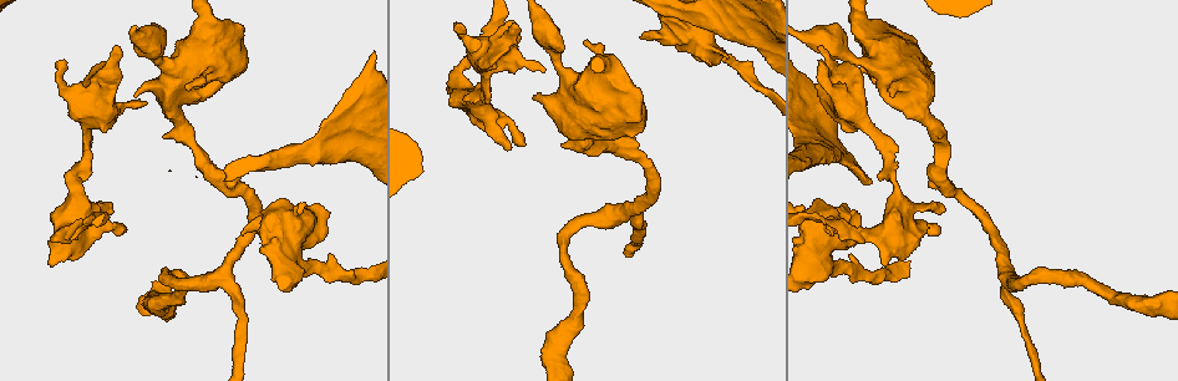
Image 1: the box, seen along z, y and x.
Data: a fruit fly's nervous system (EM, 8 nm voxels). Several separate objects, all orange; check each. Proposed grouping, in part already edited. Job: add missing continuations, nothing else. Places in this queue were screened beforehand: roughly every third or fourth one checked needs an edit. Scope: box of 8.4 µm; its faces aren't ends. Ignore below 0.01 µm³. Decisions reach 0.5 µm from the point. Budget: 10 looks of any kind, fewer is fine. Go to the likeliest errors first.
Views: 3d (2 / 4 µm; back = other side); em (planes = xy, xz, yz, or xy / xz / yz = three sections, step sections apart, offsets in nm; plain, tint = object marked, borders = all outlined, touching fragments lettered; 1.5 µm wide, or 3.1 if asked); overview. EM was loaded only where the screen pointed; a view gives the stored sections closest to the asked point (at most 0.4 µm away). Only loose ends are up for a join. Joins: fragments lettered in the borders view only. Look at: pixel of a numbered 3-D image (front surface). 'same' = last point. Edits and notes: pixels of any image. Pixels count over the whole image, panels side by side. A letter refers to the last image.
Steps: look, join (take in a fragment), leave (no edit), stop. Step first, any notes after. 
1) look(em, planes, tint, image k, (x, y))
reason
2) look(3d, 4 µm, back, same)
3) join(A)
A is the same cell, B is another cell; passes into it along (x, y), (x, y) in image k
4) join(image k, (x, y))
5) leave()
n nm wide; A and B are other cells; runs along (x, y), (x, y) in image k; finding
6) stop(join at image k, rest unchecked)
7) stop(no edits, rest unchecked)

look(em, planes, borders, image 1, (542, 71))
free end

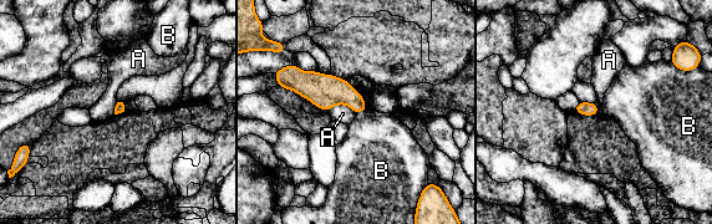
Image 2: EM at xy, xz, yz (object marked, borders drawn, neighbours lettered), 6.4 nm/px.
leave()
A touches over 190 nm; A and B are other cells; none of them fits

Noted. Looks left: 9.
look(em, yz, step 4, tint, image 1, (243, 27))

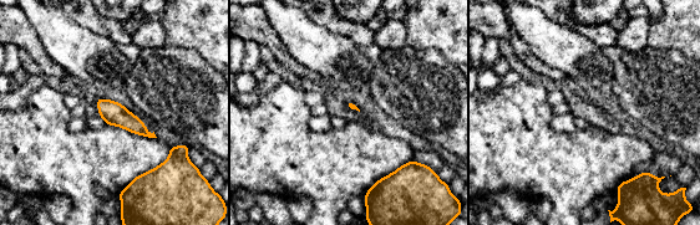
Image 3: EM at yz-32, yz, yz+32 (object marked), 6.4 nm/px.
look(em, planes, borders, same)

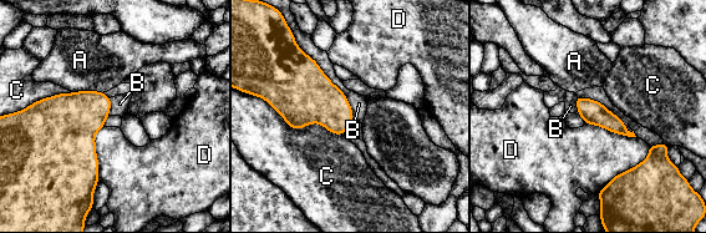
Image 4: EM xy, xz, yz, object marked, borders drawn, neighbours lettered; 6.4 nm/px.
leave()
A, B, C and D are other cells; border along (296, 45), (341, 90), (354, 120) in image 4; no lettered fragment goes on from it

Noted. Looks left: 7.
look(3d, 4 µm, image 1, (716, 58))

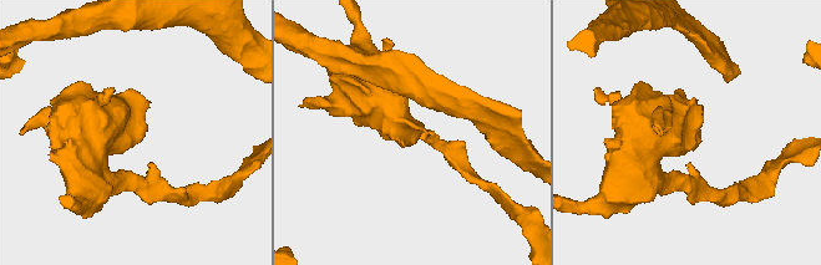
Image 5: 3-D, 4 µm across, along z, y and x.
look(em, yz, step 4, tint, image 5, (412, 137))

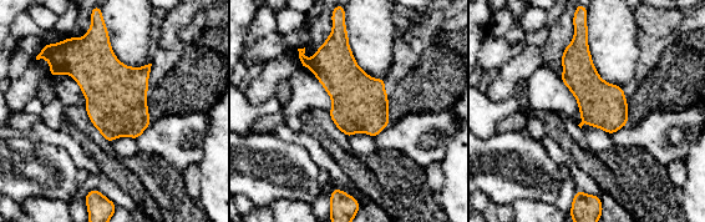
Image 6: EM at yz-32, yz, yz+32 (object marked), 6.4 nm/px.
look(em, planes, borders, same)
cut it another way

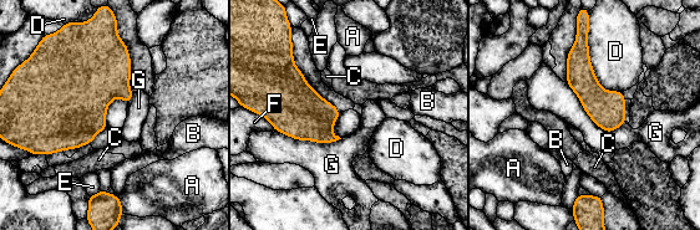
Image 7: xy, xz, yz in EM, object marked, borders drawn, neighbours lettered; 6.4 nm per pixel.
leave()
A, B, C, D, E, F and G are other cells; border along (588, 30), (598, 82), (622, 92) in image 7; none of them fits

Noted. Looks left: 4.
look(em, planes, borders, image 1, (66, 61))
branch stops here

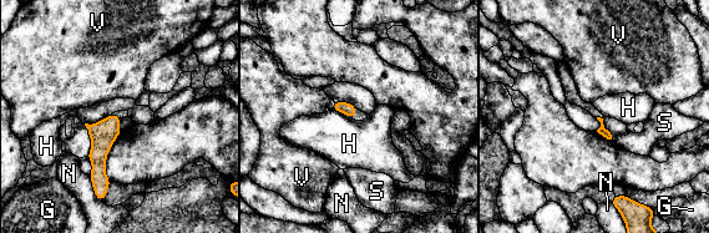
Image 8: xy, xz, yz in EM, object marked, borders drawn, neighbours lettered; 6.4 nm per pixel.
leave()
N touches over 190 nm; G, H, N, S and V are other cells; border along (111, 114), (92, 123), (85, 123) in image 8; none of them fits

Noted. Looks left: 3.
stop(no edits, rest unchecked)

